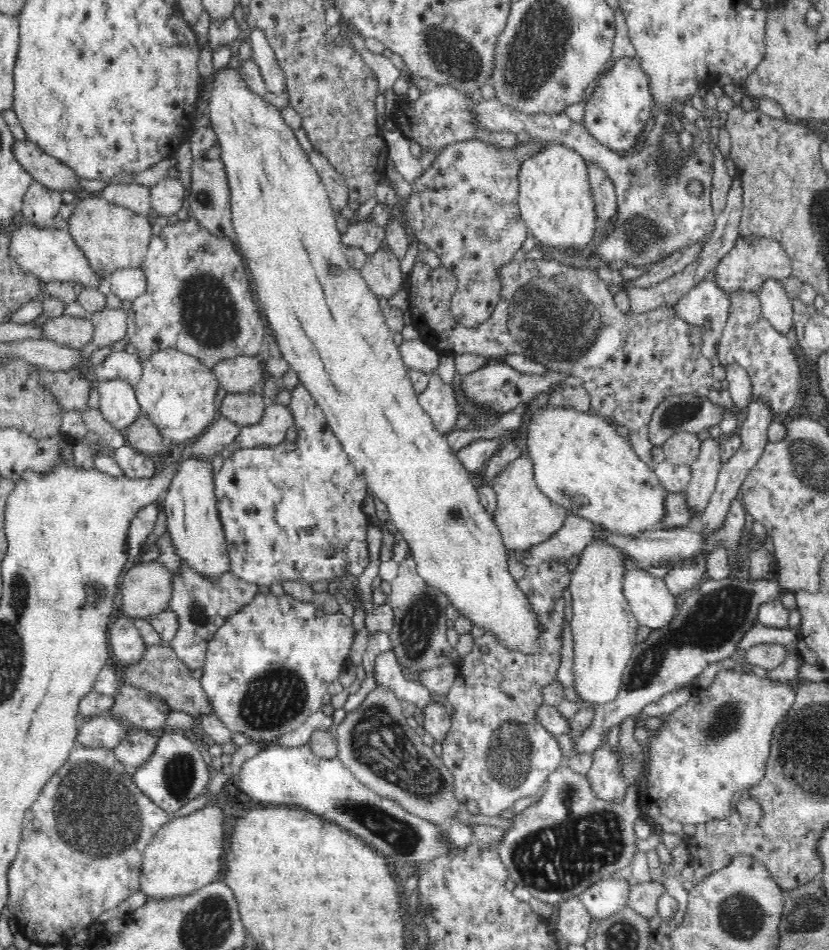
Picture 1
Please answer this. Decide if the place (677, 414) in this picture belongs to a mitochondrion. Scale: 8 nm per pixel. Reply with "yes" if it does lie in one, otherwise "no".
yes

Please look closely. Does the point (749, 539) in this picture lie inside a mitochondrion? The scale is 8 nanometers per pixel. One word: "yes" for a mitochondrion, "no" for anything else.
no

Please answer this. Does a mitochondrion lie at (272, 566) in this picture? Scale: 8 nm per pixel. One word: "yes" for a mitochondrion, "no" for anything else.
no

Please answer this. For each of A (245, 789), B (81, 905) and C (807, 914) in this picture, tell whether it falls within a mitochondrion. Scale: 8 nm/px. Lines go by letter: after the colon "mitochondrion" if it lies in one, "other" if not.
A: other
B: other
C: mitochondrion

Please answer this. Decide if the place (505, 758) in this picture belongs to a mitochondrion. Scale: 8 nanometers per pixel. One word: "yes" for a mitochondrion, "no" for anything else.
yes

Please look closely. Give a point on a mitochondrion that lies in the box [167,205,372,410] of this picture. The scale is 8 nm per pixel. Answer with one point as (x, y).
(211, 319)

